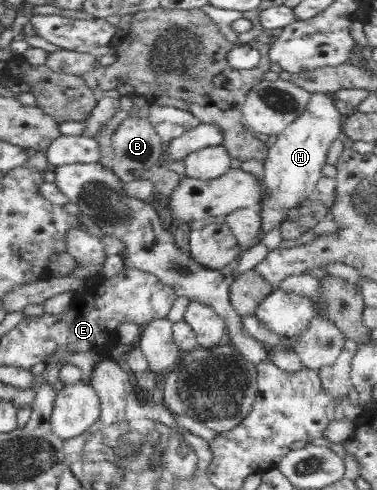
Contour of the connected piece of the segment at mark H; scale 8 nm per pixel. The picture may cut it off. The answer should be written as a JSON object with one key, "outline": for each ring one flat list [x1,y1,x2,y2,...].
{"outline":[[336,92,311,94,304,115,289,125,281,136,277,136,277,142,269,147,263,161,267,200,257,206,262,219,261,240,273,227,288,220,285,211,299,207,315,191,319,179,323,177,321,169,327,164,329,149,342,132,344,117,336,108,337,98]]}

